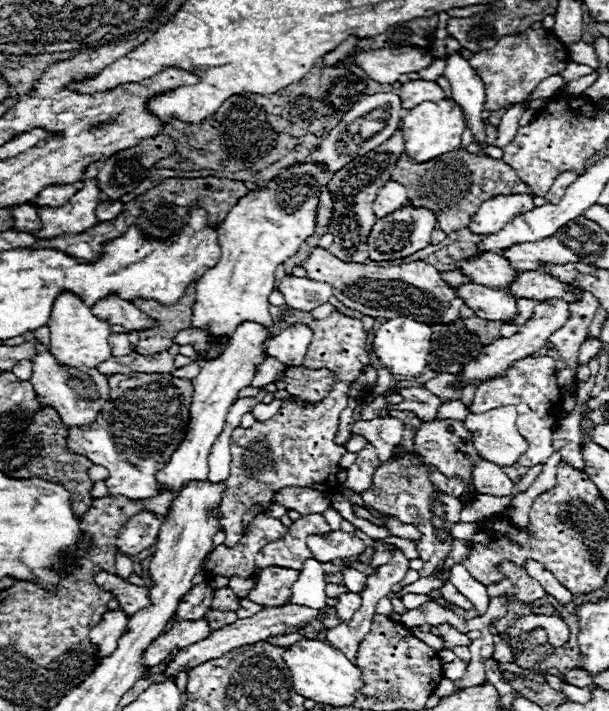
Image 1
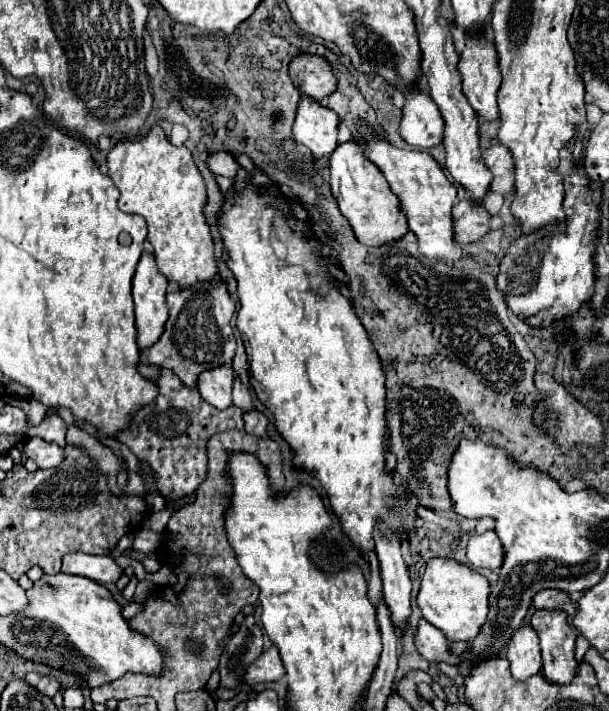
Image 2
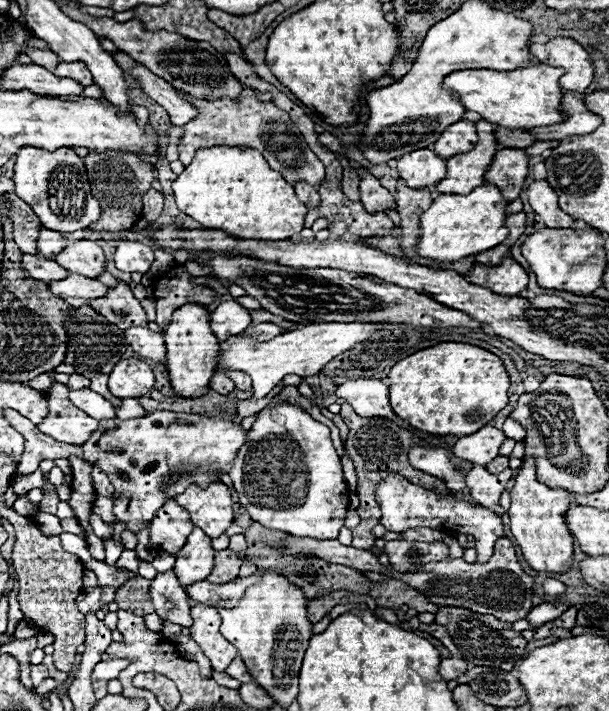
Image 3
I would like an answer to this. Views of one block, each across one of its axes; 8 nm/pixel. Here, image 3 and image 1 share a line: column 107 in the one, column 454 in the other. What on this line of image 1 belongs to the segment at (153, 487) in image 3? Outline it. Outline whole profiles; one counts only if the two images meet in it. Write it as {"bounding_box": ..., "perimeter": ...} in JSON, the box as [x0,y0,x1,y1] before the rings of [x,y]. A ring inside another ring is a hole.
{"bounding_box":[414,420,482,478],"perimeter":[[[432,420],[432,422],[422,422],[414,434],[414,446],[416,452],[432,466],[436,466],[440,472],[446,476],[462,476],[470,478],[472,464],[482,460],[472,444],[472,434],[462,426],[460,420]]]}

